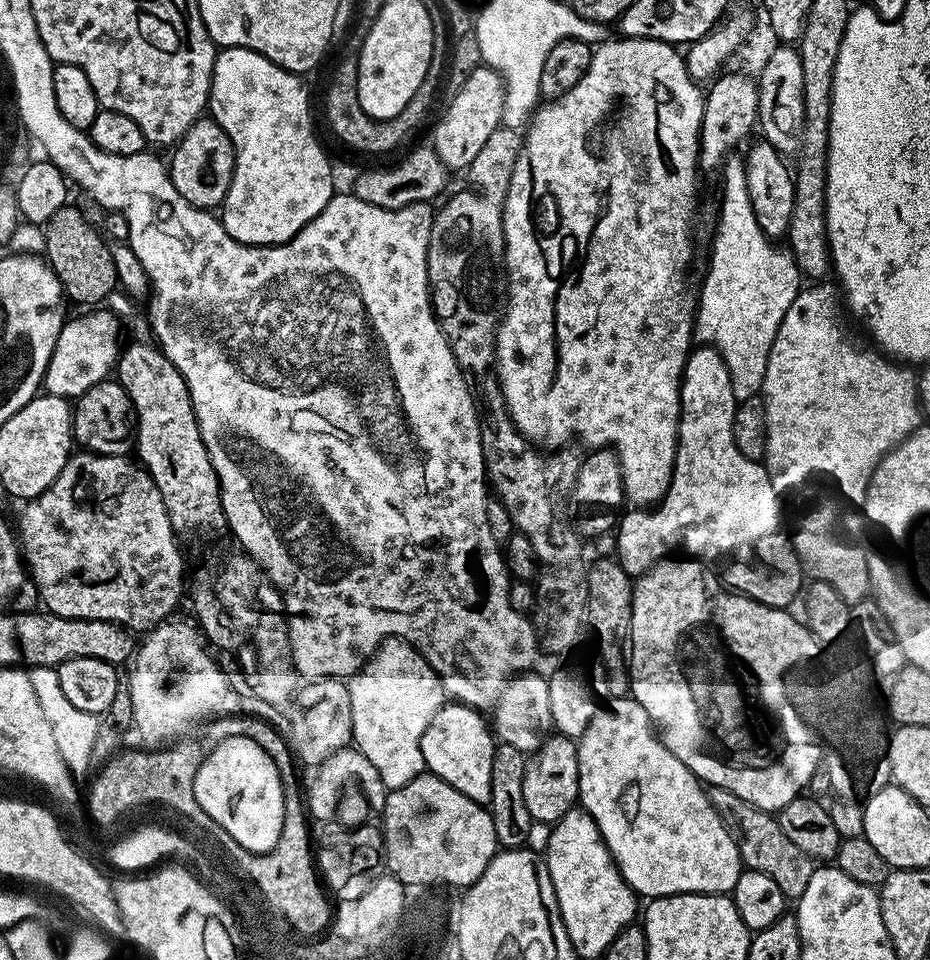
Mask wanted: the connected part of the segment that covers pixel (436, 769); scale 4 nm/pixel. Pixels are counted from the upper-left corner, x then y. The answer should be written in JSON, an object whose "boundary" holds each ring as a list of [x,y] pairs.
{"boundary":[[[447,702],[438,710],[421,738],[424,767],[442,782],[454,786],[474,802],[487,806],[490,802],[490,769],[494,766],[497,741],[493,729],[484,721],[483,711],[469,704]]]}

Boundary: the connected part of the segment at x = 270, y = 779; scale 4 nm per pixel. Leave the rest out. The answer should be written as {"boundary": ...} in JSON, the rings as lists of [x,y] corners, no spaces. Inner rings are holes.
{"boundary":[[[226,738],[205,755],[194,778],[194,798],[246,850],[268,852],[278,842],[278,834],[282,834],[284,791],[280,771],[272,756],[250,738]]]}

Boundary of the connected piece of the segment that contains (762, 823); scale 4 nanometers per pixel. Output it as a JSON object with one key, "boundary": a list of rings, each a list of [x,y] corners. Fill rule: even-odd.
{"boundary":[[[709,787],[707,793],[718,818],[722,818],[722,822],[728,827],[728,832],[736,840],[741,865],[758,874],[767,874],[789,901],[799,900],[802,890],[806,890],[806,885],[810,882],[814,871],[812,857],[798,850],[798,846],[794,846],[794,842],[786,838],[782,826],[778,826],[773,813],[750,806],[750,802],[738,798],[738,794],[730,794],[730,790]]]}

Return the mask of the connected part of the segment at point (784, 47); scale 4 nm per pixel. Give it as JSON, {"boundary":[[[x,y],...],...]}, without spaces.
{"boundary":[[[781,43],[779,47],[772,49],[766,66],[762,68],[762,72],[758,77],[756,85],[758,90],[758,121],[759,131],[764,131],[763,139],[770,145],[774,146],[774,150],[778,150],[782,154],[799,153],[800,143],[804,137],[804,91],[802,90],[802,58],[799,51],[791,43]]]}

